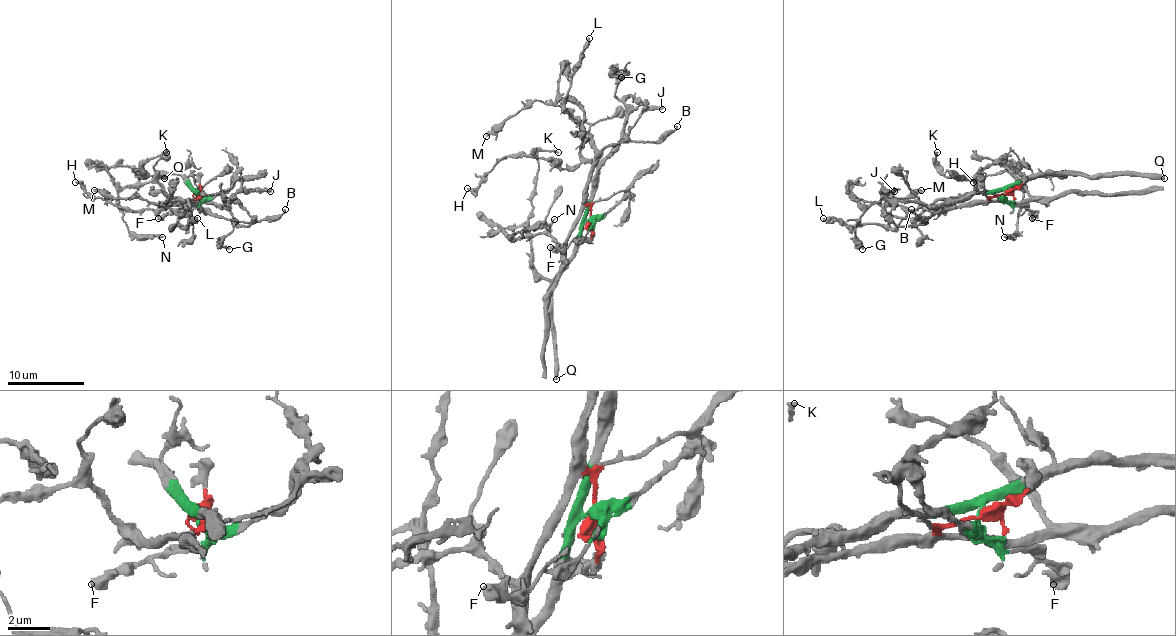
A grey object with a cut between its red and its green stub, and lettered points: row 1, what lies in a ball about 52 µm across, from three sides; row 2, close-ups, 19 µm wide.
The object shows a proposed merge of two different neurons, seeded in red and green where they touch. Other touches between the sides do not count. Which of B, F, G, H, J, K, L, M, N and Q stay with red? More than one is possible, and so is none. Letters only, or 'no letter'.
B, L, M, N

